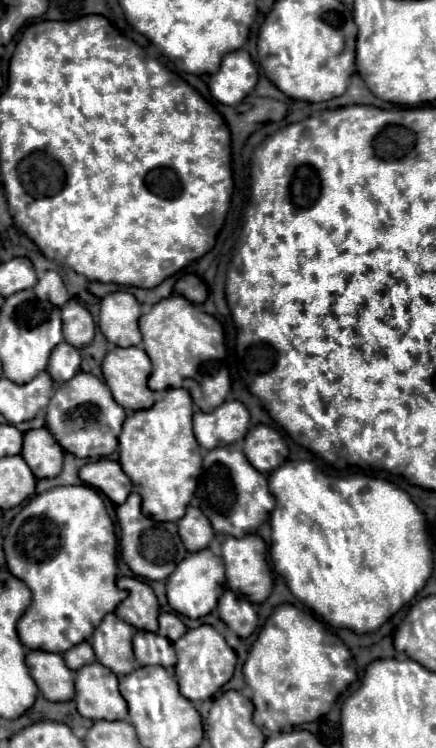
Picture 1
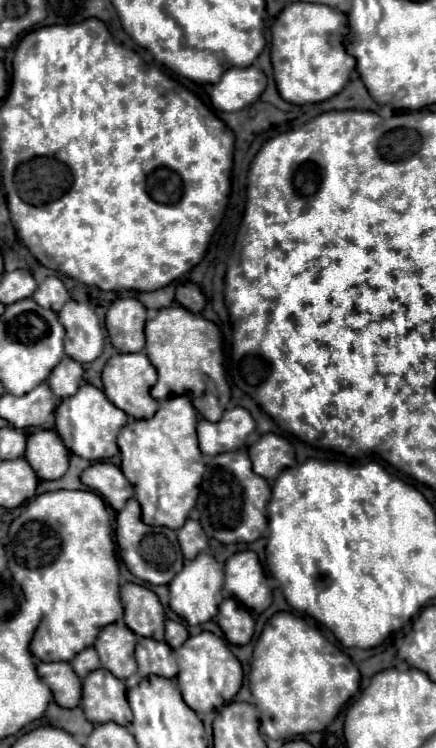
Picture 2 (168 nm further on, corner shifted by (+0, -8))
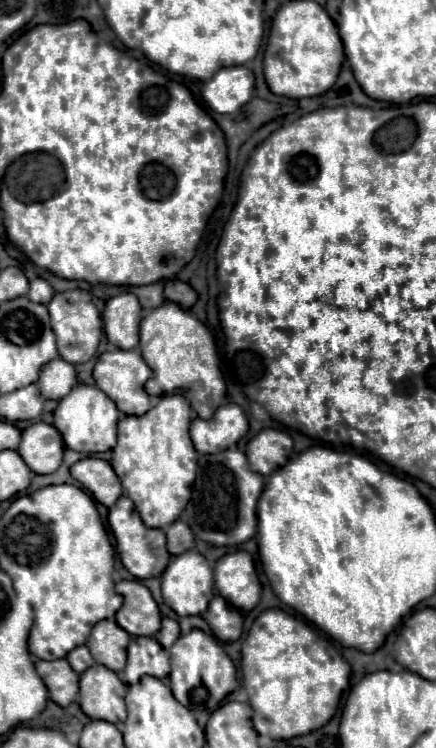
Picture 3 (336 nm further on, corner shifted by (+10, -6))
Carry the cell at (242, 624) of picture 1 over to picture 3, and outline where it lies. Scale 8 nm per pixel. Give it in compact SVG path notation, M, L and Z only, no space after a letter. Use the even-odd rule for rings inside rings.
M214 596L210 600L210 606L202 618L222 642L234 642L242 634L242 614L234 610L234 606L230 606L230 602L226 602L222 596Z

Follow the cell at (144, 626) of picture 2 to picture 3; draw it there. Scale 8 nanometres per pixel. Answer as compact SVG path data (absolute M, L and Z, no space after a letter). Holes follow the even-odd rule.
M122 580L116 592L124 596L116 622L132 636L154 636L160 630L160 610L150 590L138 580Z

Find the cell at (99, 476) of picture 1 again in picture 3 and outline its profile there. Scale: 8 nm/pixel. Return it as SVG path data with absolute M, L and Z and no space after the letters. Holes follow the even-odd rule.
M84 458L72 464L70 472L82 484L82 488L106 508L114 506L114 502L122 496L122 484L106 460Z

